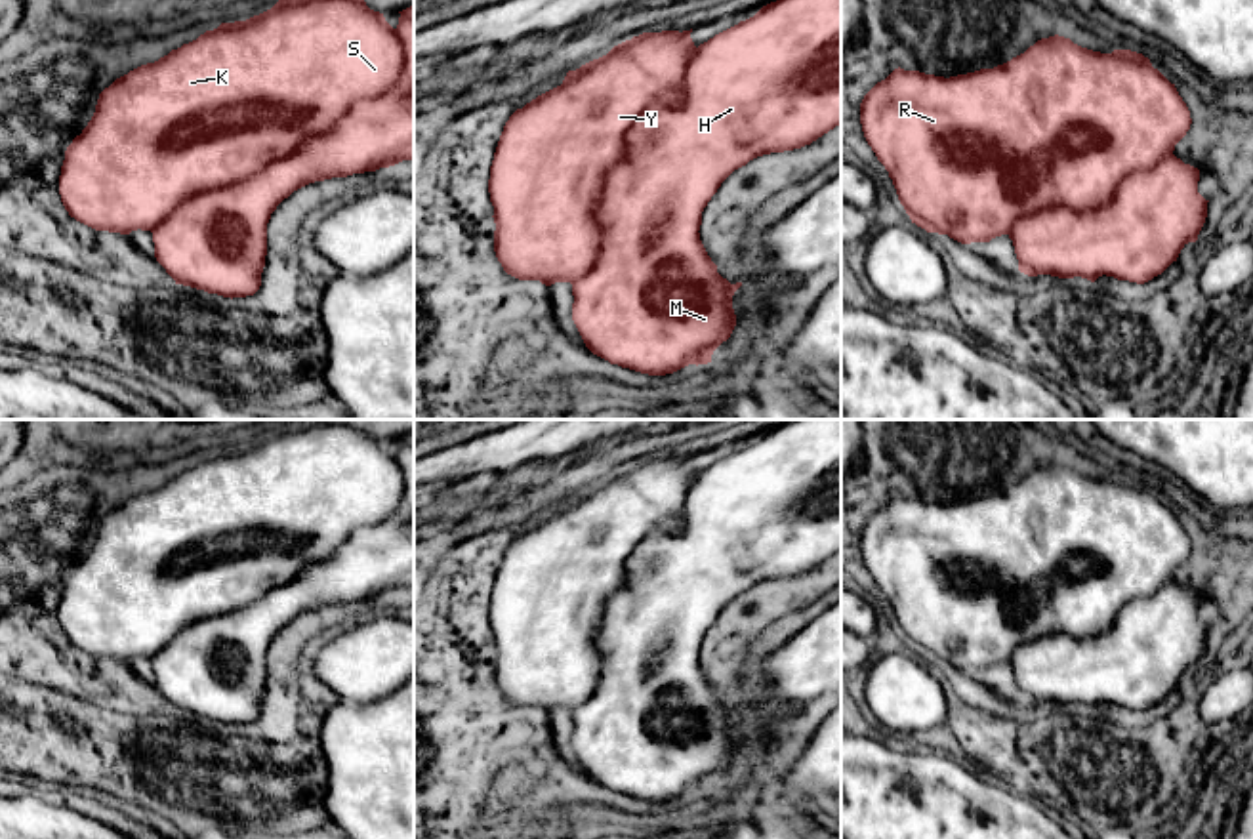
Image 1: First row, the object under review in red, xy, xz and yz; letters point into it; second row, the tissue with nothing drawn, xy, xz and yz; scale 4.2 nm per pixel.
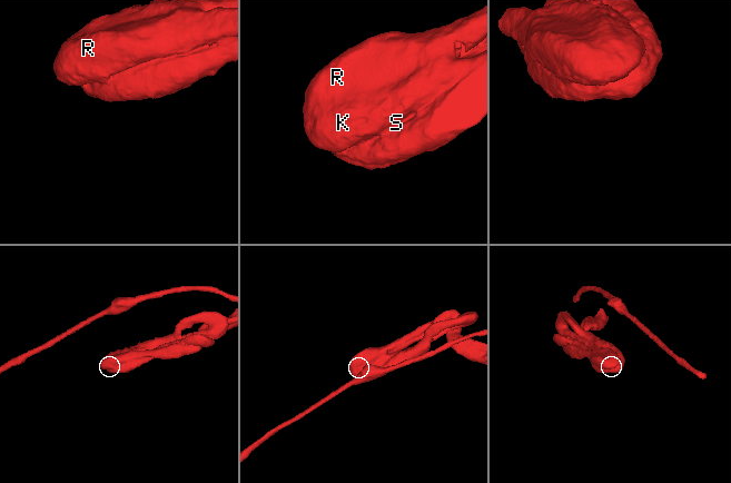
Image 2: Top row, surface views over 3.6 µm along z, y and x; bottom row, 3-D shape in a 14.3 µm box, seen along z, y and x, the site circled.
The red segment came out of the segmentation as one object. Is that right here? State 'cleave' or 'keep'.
keep

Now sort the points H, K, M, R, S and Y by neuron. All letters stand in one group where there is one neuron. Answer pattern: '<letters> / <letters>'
H K M R S Y

